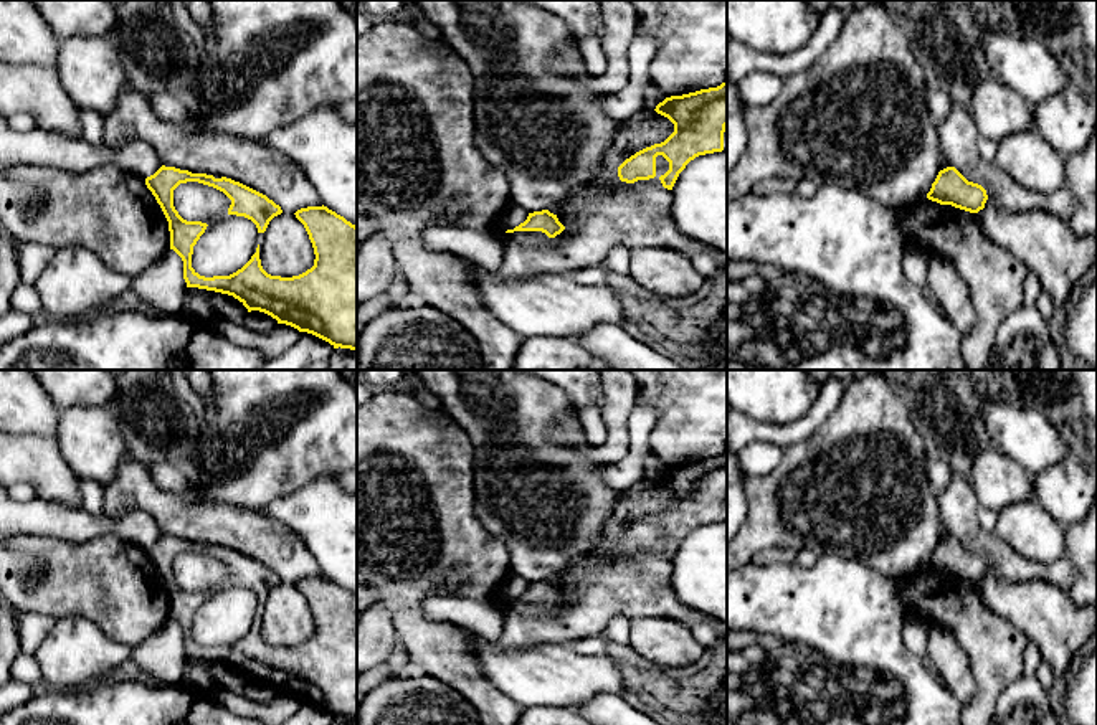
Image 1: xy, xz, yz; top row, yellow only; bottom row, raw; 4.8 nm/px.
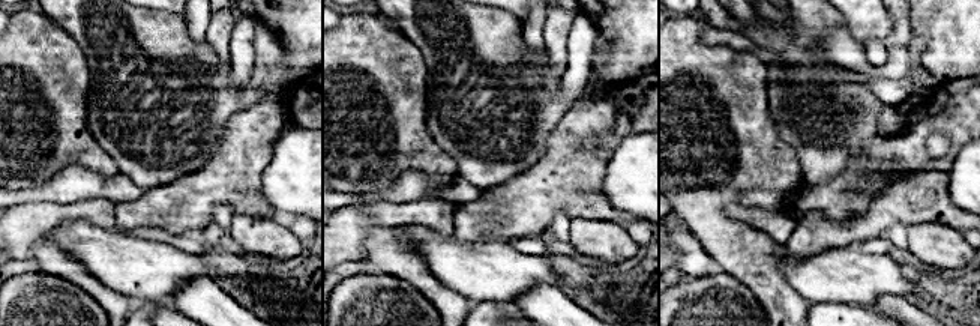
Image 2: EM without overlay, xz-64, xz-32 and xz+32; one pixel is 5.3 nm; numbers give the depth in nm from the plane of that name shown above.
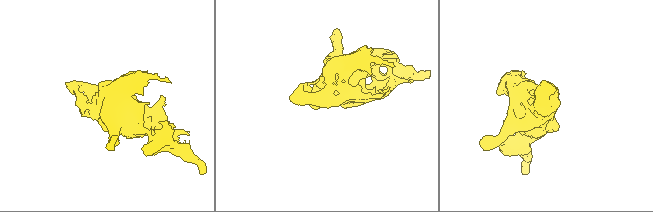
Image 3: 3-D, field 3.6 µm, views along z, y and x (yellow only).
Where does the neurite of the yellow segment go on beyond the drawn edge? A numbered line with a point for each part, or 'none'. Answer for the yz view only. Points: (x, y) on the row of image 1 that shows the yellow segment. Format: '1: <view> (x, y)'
none

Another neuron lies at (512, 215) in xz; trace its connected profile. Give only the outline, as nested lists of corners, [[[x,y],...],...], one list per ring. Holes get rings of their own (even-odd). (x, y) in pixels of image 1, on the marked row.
[[[511,201],[496,218],[496,226],[499,226],[504,231],[514,230],[515,226],[524,223],[527,216],[529,211]]]

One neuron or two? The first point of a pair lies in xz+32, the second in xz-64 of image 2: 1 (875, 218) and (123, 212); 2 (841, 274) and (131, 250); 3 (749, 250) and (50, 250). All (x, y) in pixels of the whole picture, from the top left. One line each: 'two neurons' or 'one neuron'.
1: one neuron
2: one neuron
3: one neuron

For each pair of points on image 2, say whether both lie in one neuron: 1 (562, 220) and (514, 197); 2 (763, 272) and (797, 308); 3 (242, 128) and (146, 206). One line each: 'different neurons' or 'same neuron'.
1: different neurons
2: same neuron
3: same neuron

